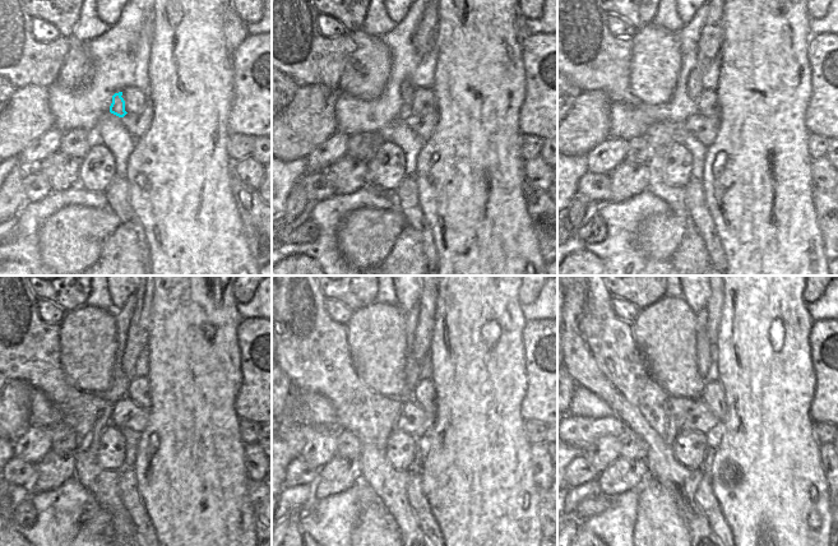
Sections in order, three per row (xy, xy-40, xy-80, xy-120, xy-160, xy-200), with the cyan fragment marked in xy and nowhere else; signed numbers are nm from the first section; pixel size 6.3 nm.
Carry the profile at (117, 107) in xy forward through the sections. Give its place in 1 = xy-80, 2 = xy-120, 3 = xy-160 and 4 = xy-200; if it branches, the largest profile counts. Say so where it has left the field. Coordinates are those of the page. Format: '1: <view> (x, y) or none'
1: xy-80 (711, 40)
2: xy-120 (139, 327)
3: xy-160 (426, 304)
4: xy-200 (714, 304)

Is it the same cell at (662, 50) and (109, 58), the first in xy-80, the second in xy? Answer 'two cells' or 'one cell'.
two cells

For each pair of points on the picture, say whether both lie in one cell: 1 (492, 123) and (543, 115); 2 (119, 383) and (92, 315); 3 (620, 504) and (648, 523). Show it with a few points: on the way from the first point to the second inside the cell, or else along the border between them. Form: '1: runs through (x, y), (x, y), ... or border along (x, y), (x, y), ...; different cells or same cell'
1: border along (524, 89), (524, 97), (518, 114), (519, 134); different cells
2: border along (117, 337), (112, 380), (101, 394); different cells
3: border along (638, 490), (638, 516), (632, 532); different cells

